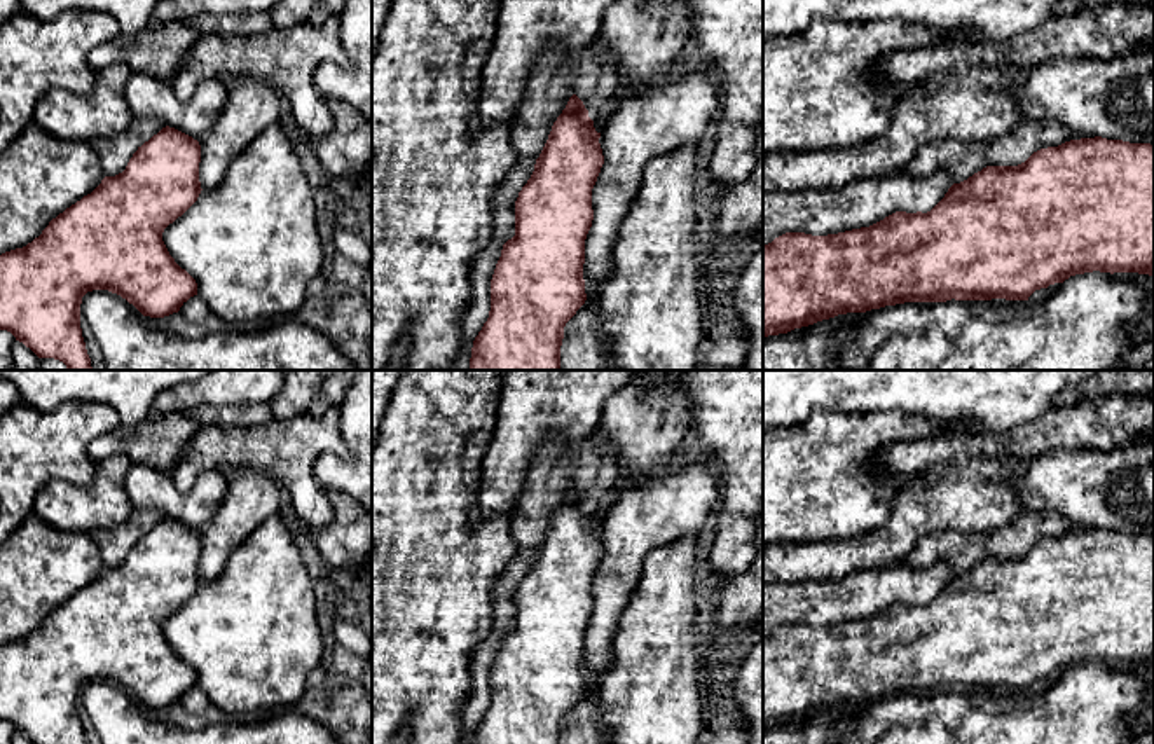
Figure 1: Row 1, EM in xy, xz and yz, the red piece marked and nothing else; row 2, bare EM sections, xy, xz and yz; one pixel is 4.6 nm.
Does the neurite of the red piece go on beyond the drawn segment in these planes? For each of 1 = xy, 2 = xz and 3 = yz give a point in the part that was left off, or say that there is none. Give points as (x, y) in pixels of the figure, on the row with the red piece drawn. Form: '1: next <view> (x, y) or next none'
1: next none
2: next none
3: next none

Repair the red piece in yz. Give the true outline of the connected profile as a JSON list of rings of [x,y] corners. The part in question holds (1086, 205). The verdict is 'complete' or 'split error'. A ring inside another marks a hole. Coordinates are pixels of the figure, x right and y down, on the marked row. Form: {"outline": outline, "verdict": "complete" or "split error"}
{"outline": [[[1102,136],[1070,140],[1058,147],[1034,152],[1018,166],[986,166],[960,183],[953,183],[944,197],[927,213],[896,211],[883,220],[861,229],[838,234],[812,236],[786,232],[763,246],[763,337],[787,334],[822,320],[847,313],[866,313],[904,302],[946,302],[946,300],[1028,300],[1041,288],[1063,283],[1070,276],[1084,272],[1138,272],[1154,278],[1154,145],[1107,140]]], "verdict": "complete"}

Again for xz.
{"outline": [[[573,94],[515,201],[515,236],[496,264],[491,311],[473,341],[470,370],[562,370],[564,327],[587,300],[585,239],[594,220],[592,189],[604,164],[599,138],[588,110]]], "verdict": "complete"}

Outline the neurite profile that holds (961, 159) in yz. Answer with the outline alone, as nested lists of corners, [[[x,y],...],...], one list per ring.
[[[1023,117],[1011,133],[988,141],[941,140],[918,150],[915,159],[894,175],[932,175],[946,169],[960,183],[986,166],[1018,166],[1034,152],[1070,140],[1089,138],[1051,121]]]

